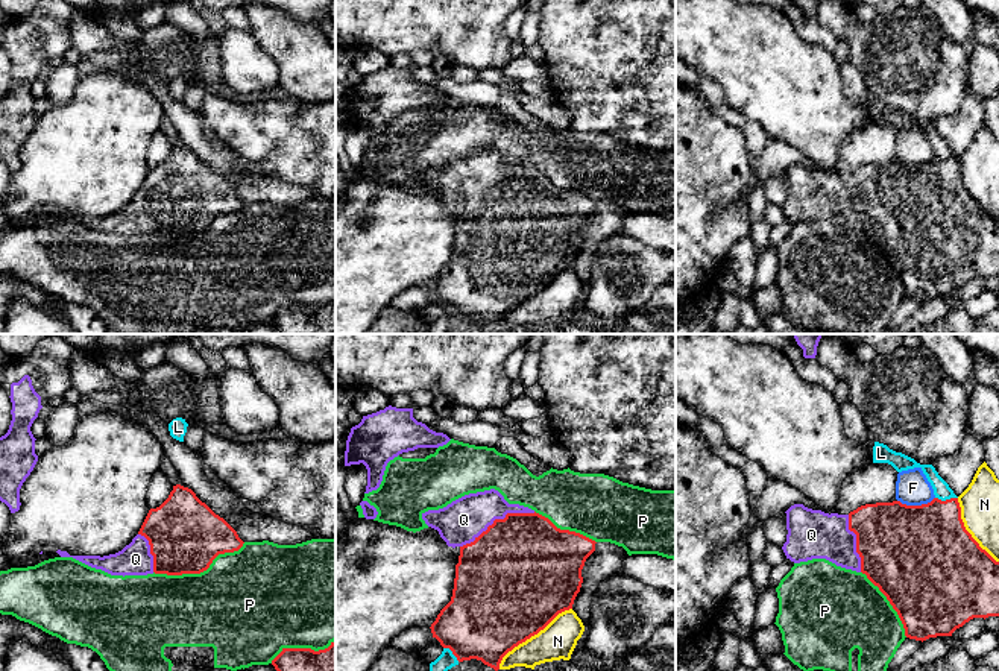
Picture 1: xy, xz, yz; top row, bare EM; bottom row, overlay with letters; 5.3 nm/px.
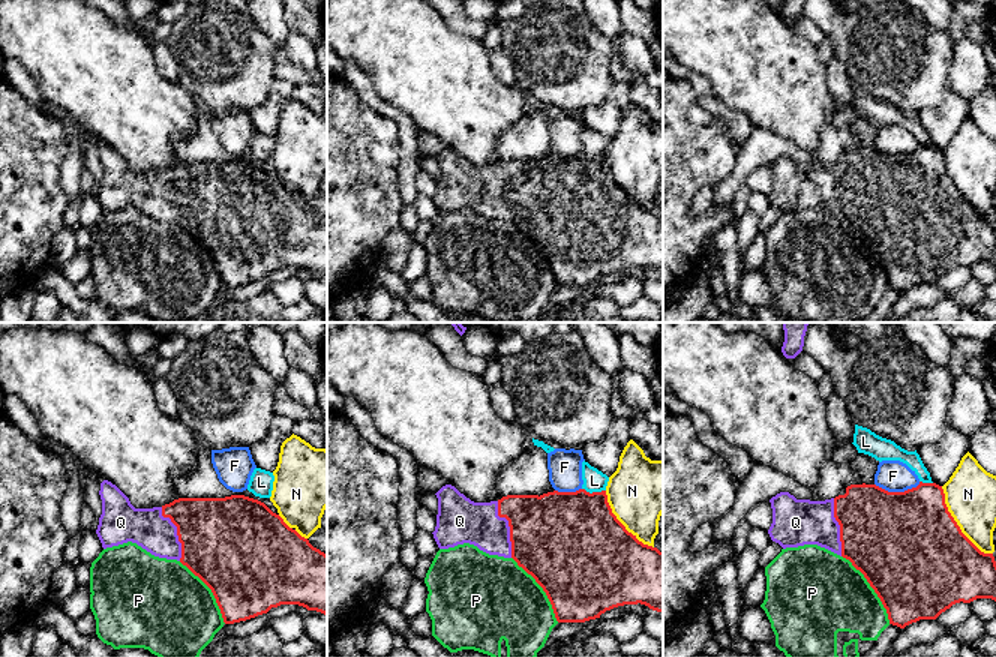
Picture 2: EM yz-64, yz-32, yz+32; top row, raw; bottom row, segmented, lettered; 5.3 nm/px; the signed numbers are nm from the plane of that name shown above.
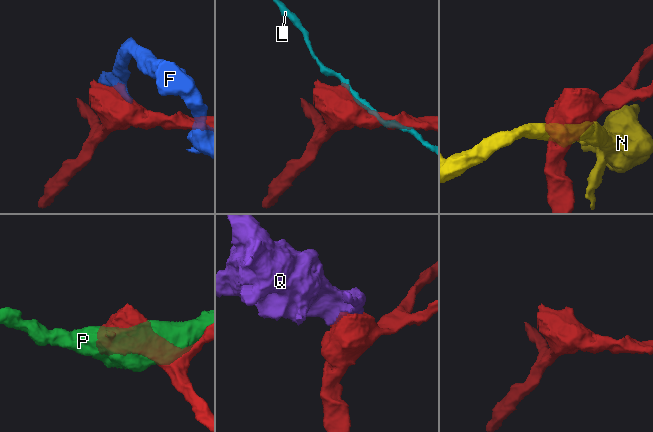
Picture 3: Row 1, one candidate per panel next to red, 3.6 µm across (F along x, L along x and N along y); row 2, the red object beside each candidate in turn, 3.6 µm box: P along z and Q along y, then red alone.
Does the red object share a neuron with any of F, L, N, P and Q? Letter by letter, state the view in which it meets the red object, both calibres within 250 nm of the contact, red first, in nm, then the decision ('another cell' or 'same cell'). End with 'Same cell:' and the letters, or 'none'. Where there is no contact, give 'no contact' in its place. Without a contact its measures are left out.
F: meets red in yz; 500 nm thick on the red side, 180 nm on the other; another cell
L: meets red in yz; 420 nm thick on the red side, 90 nm on the other; another cell
N: meets red in xz; 500 nm thick on the red side, 190 nm on the other; another cell
P: meets red in xy; 380 nm thick on the red side, 480 nm on the other; another cell
Q: meets red in xz; 480 nm thick on the red side, 220 nm on the other; same cell
Same cell: Q

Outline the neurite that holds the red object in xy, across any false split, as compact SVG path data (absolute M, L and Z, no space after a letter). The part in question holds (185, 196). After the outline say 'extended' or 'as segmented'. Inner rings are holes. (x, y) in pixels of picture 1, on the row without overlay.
M176 144L159 167L149 170L138 194L121 211L103 217L70 216L61 209L56 213L111 235L147 235L153 232L182 235L206 231L219 214L238 211L243 203L237 191L202 162L191 149Z; extended

